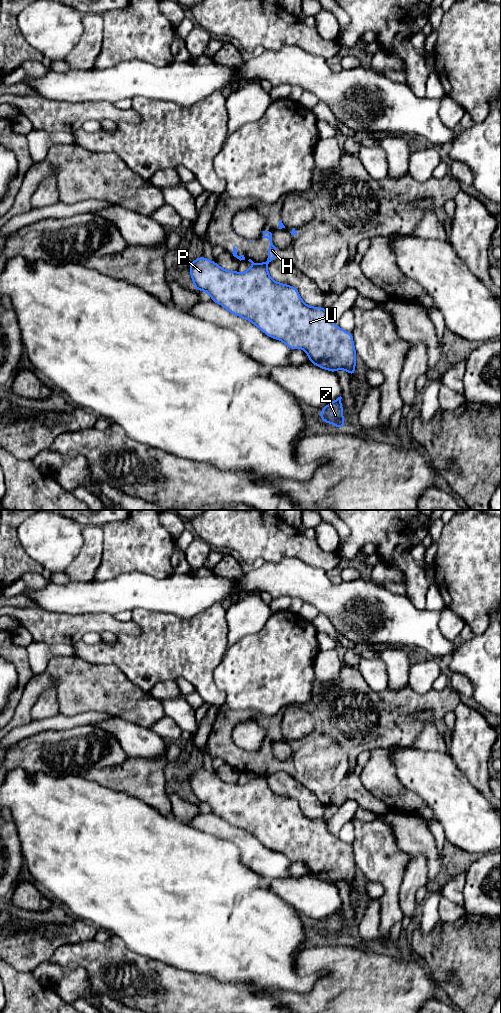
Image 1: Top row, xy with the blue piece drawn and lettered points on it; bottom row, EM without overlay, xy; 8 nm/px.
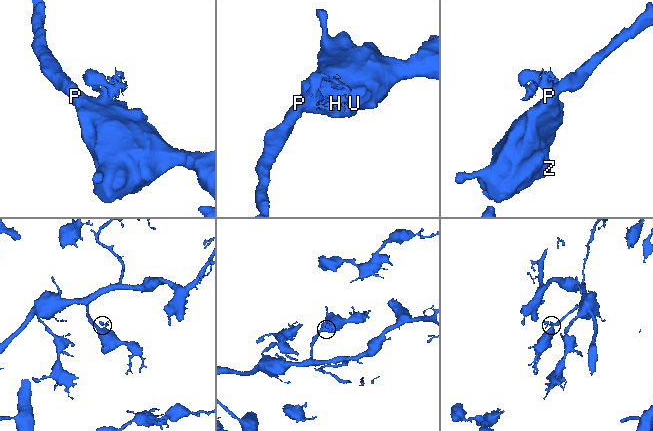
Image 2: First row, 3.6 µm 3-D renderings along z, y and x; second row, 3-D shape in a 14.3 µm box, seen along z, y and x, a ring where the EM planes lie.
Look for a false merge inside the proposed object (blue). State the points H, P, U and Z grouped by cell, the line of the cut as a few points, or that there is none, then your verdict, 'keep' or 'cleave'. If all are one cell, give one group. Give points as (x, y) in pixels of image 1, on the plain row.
groups H / P U Z; cut xy (264, 775), (266, 776); cleave

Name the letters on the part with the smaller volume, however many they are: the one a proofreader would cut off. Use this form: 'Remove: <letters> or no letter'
Remove: H

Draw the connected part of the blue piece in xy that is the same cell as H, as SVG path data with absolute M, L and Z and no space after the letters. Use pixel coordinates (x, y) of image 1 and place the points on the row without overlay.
M263 743L263 748L262 749L270 752L269 761L267 763L267 768L269 770L265 772L265 776L269 776L269 775L277 772L277 770L275 769L275 763L276 763L277 760L272 755L272 745L271 744Z

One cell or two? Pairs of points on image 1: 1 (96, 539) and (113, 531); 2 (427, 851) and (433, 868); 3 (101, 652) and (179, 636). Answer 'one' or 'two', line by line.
1: two
2: one
3: one

